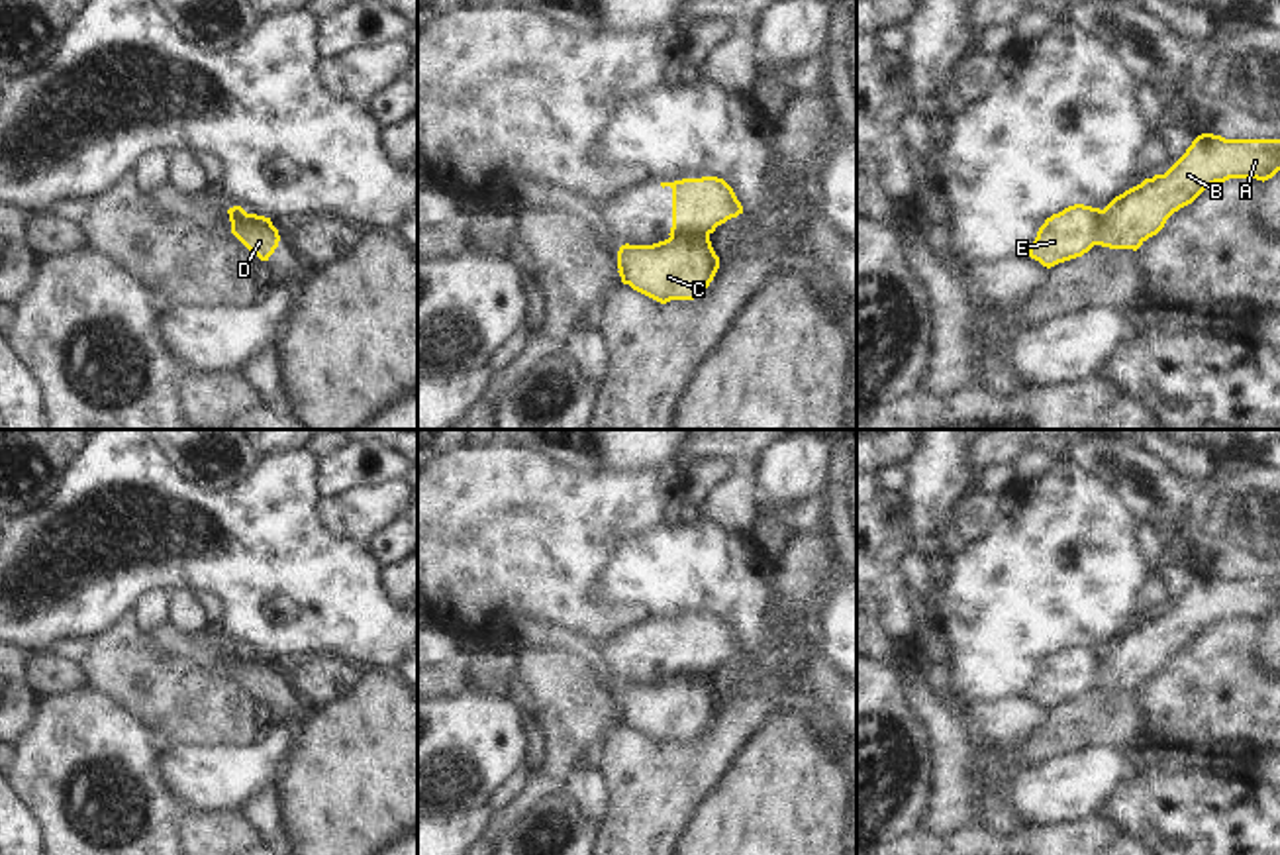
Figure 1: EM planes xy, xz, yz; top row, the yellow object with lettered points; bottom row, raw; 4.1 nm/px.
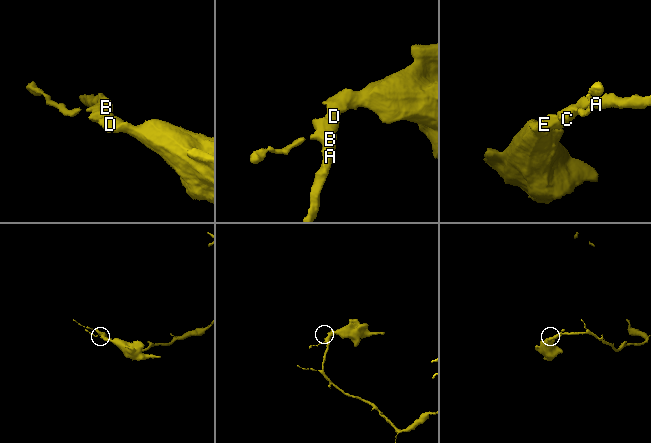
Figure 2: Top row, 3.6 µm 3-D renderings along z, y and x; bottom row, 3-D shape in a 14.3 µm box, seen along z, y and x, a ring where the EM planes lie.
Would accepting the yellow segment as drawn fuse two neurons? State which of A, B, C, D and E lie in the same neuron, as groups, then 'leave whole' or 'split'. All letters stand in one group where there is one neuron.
groups A B C D / E; split

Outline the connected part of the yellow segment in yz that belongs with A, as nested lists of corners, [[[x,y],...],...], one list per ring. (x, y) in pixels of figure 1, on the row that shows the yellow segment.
[[[1202,133],[1164,175],[1145,178],[1102,210],[1096,245],[1137,251],[1207,186],[1229,178],[1264,182],[1278,171],[1280,139],[1225,139]]]

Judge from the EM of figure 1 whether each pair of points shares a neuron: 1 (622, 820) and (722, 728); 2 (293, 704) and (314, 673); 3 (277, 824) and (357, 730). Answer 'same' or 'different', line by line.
1: same
2: different
3: different

